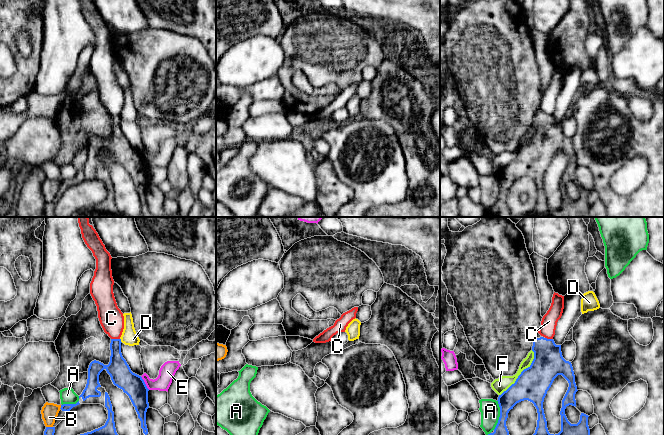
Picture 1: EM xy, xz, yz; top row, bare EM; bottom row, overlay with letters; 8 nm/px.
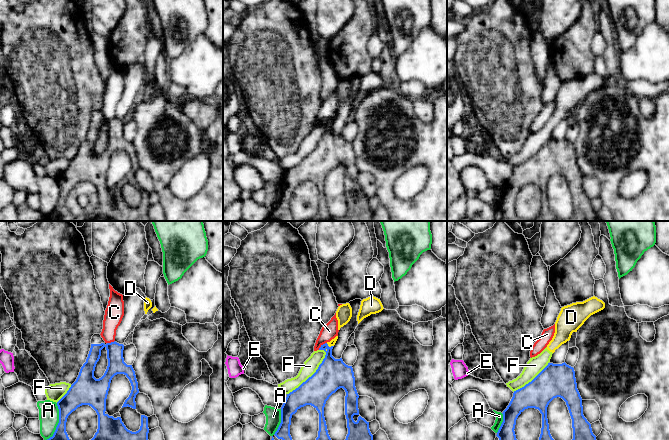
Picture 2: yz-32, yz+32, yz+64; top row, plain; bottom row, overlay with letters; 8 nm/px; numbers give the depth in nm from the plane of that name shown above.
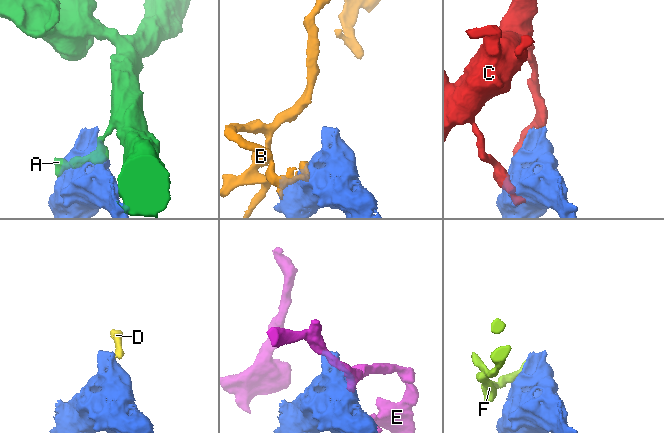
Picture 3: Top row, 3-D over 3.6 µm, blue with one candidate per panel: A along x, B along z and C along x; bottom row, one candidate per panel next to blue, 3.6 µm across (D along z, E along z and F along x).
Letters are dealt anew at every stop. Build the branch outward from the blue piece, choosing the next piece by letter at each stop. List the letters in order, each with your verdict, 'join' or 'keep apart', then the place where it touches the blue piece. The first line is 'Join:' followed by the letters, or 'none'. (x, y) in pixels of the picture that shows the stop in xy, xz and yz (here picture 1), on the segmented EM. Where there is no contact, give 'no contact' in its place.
Join: none
A: keep apart; contact yz (500, 415)
B: keep apart; contact xy (61, 407)
C: keep apart; contact xy (115, 339)
D: keep apart; contact xy (120, 340)
E: keep apart; contact xy (144, 383)
F: keep apart; contact yz (521, 373)

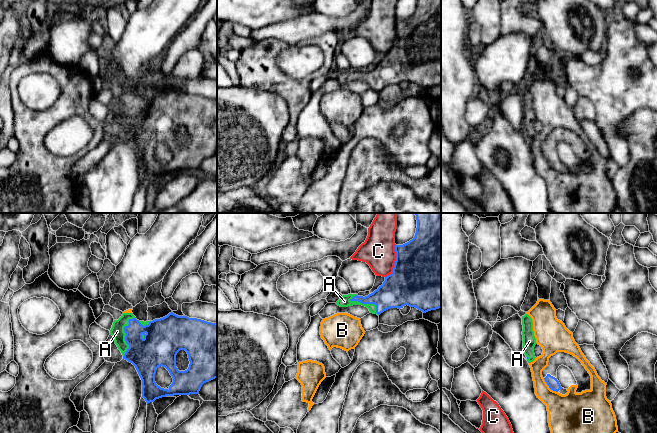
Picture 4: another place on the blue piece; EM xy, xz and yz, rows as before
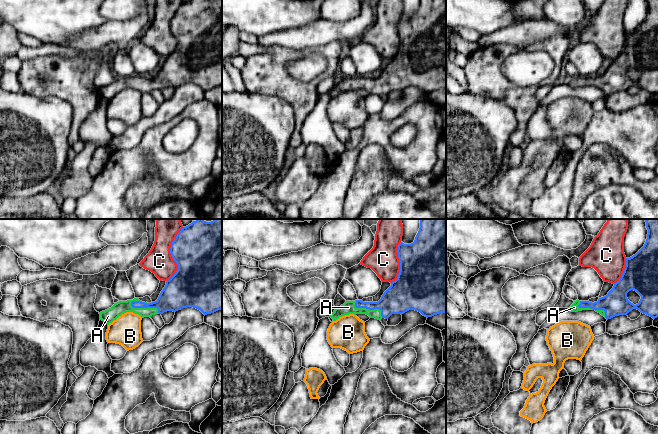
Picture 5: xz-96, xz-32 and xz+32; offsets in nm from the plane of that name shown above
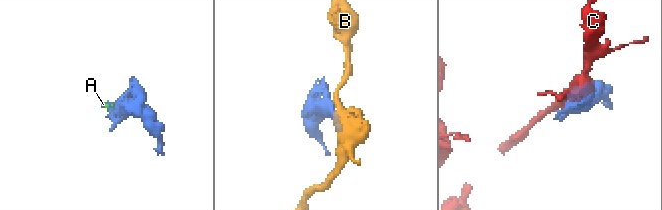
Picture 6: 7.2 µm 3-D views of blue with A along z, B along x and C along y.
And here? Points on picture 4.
Join: A
A: join; contact xy (126, 335)
B: keep apart; contact yz (549, 387)
C: keep apart; contact xz (395, 261)

